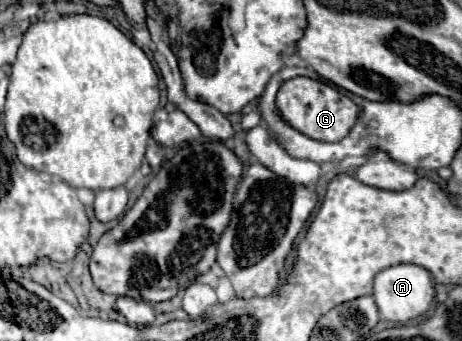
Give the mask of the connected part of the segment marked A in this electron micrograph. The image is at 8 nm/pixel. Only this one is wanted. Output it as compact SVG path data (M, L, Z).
M398 264L376 274L372 296L378 306L380 318L396 324L406 324L408 320L424 314L430 308L430 302L434 300L434 282L426 268L416 264Z

